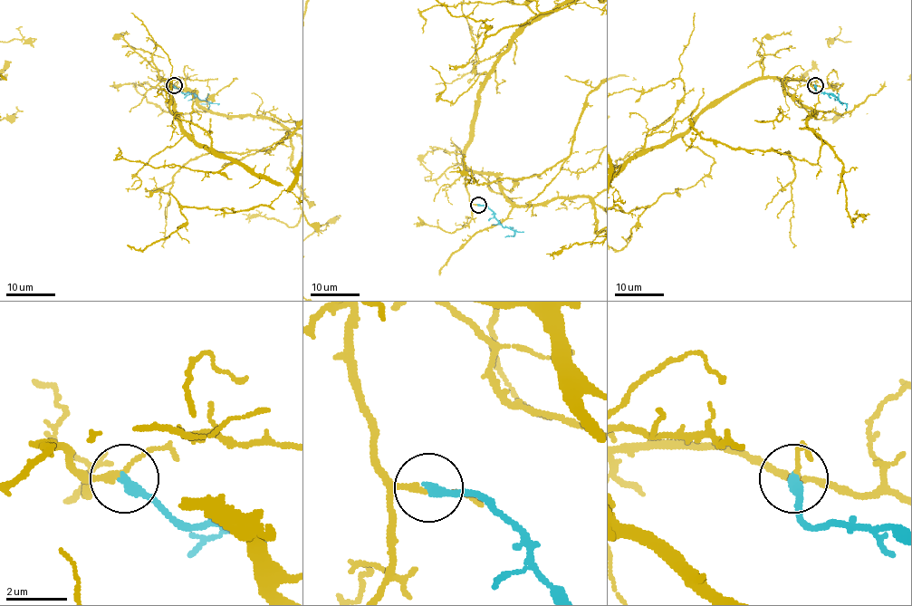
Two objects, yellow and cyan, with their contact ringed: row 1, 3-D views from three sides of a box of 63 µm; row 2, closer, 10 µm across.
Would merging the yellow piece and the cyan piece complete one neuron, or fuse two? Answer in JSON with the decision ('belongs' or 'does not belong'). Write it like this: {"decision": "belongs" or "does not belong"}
{"decision": "belongs"}

